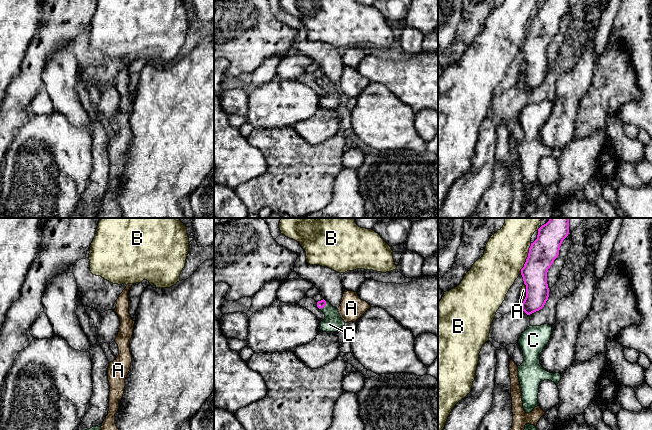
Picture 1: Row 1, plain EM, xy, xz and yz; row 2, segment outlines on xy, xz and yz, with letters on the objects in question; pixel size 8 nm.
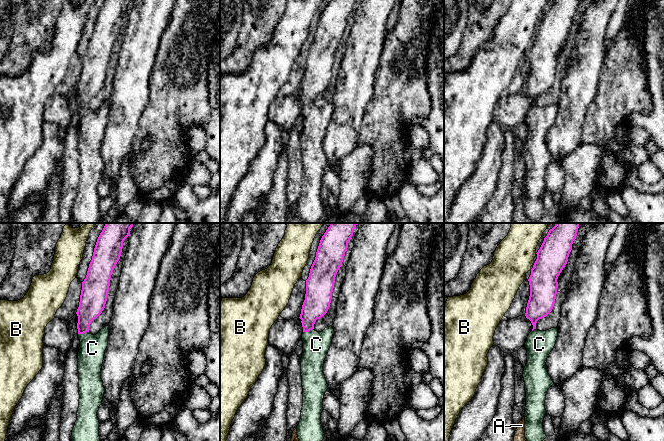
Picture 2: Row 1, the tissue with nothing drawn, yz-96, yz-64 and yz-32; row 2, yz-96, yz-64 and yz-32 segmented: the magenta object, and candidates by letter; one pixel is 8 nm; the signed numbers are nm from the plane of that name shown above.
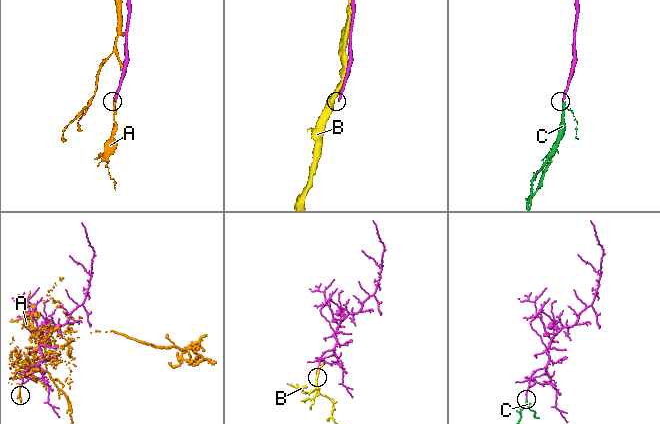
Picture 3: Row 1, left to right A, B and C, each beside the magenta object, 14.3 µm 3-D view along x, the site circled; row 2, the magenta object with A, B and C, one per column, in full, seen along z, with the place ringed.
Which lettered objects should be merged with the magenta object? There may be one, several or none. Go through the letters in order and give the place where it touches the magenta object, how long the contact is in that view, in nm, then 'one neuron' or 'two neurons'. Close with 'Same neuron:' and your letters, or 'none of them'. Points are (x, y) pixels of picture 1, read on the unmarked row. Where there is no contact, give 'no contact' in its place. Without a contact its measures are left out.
A: meets magenta in yz at (526, 72); contact 200 nm long; two neurons
B: meets magenta in yz at (527, 34); contact 260 nm long; two neurons
C: meets magenta in xz at (324, 81); contact 90 nm long; one neuron
Same neuron: C

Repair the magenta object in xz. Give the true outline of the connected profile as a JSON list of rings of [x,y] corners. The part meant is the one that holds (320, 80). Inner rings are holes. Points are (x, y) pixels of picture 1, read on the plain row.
[[[321,76],[317,78],[317,83],[325,90],[325,95],[320,98],[320,107],[337,108],[345,101],[338,85],[333,83],[328,77]]]

